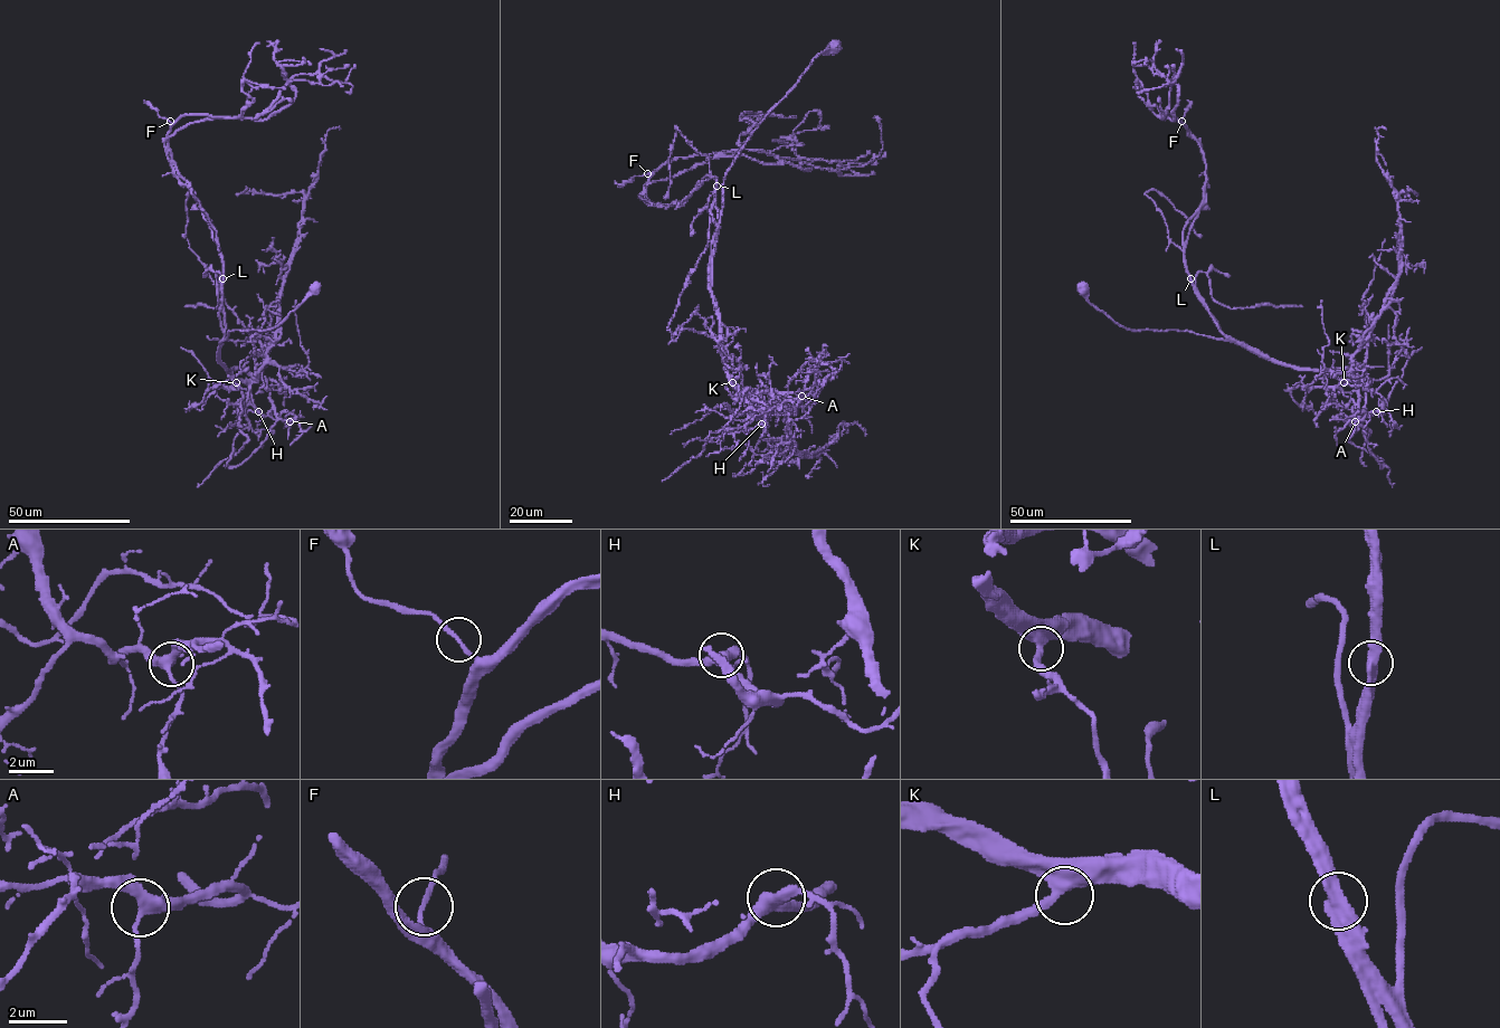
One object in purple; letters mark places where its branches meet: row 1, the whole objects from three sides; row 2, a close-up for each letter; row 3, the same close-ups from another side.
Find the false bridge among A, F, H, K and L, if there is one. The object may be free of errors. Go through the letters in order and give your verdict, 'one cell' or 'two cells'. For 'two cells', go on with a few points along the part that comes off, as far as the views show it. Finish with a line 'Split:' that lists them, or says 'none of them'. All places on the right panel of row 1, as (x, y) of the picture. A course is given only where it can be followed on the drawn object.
A: one cell
F: one cell
H: one cell
K: one cell
L: two cells; course (1190, 278), (1218, 330), (1232, 340), (1279, 362), (1359, 380), (1351, 357), (1398, 272), (1401, 222), (1387, 170)
Split: L

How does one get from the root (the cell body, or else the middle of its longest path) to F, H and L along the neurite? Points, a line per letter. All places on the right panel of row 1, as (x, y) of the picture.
F: (1083, 287), (1092, 305), (1127, 329), (1230, 340), (1185, 263), (1206, 175), (1199, 143), (1182, 121)
H: (1083, 287), (1092, 305), (1127, 329), (1192, 331), (1299, 369), (1353, 379), (1359, 412), (1376, 411)
L: (1083, 287), (1092, 305), (1127, 329), (1188, 331), (1228, 341), (1190, 278)

